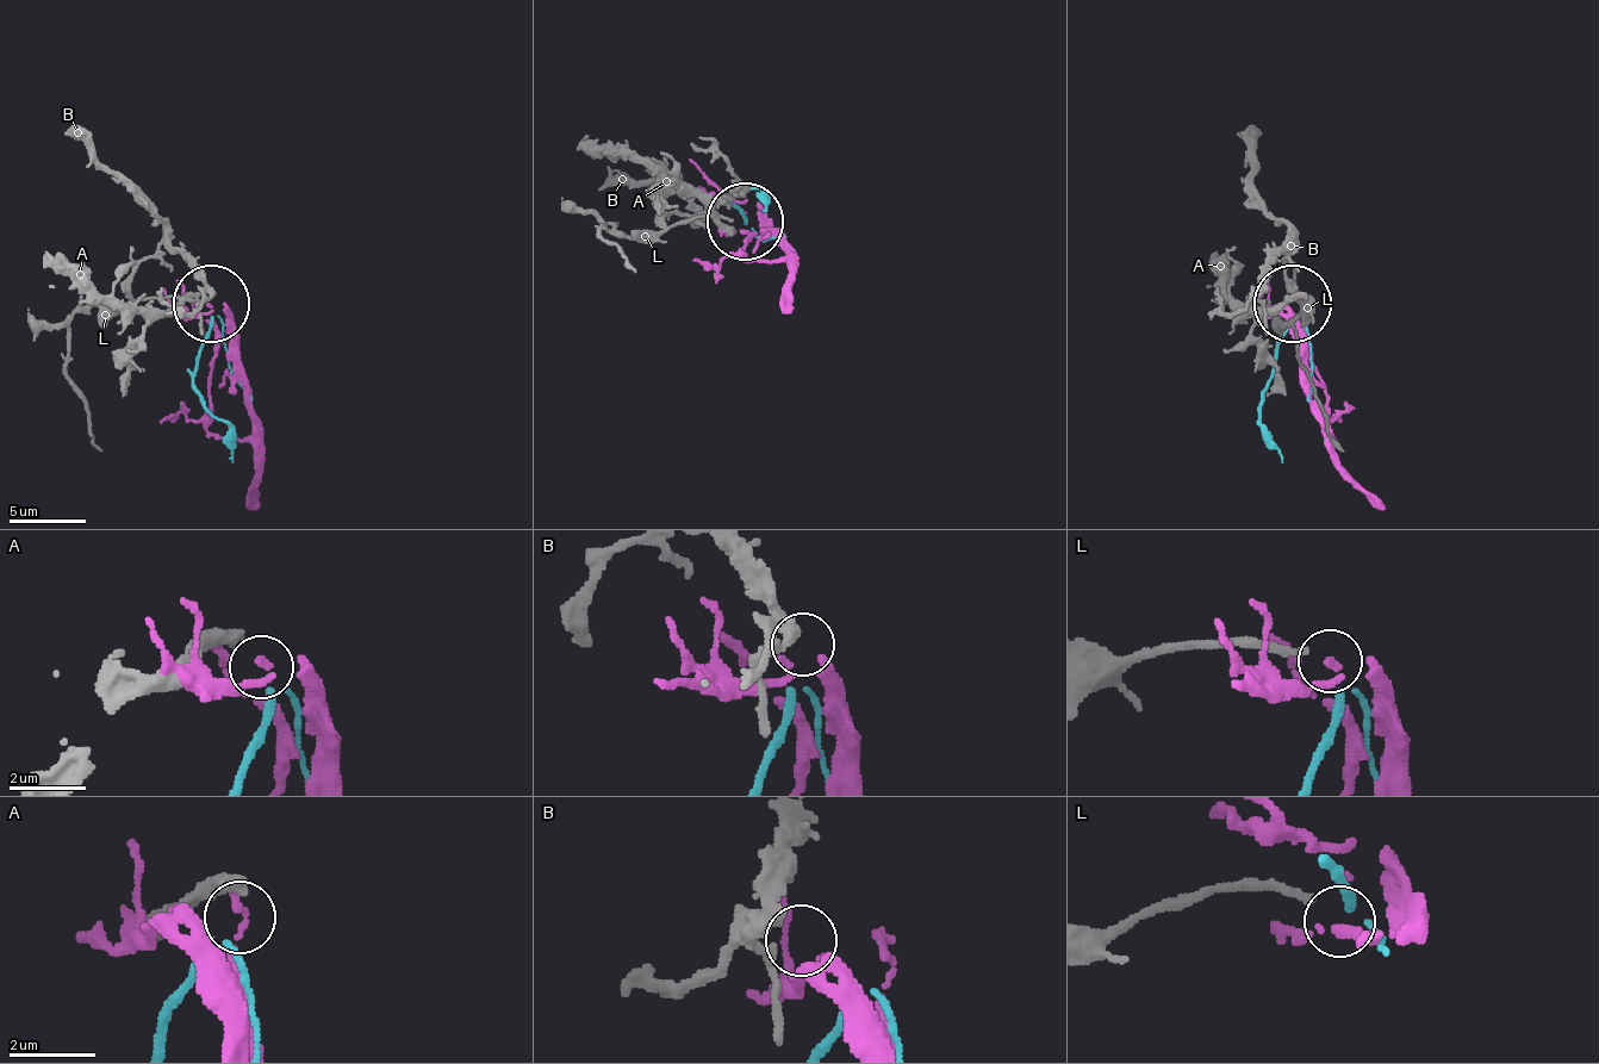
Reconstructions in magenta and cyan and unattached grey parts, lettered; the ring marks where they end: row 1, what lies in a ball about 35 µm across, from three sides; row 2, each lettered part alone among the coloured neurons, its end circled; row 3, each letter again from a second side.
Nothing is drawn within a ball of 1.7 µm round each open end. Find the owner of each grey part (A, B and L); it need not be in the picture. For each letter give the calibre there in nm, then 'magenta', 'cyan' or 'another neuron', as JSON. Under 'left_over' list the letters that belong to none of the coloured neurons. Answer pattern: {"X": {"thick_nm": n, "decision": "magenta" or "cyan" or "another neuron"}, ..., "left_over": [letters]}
{"A": {"thick_nm": 420, "decision": "another neuron"}, "B": {"thick_nm": 300, "decision": "magenta"}, "L": {"thick_nm": 180, "decision": "cyan"}, "left_over": ["A"]}

